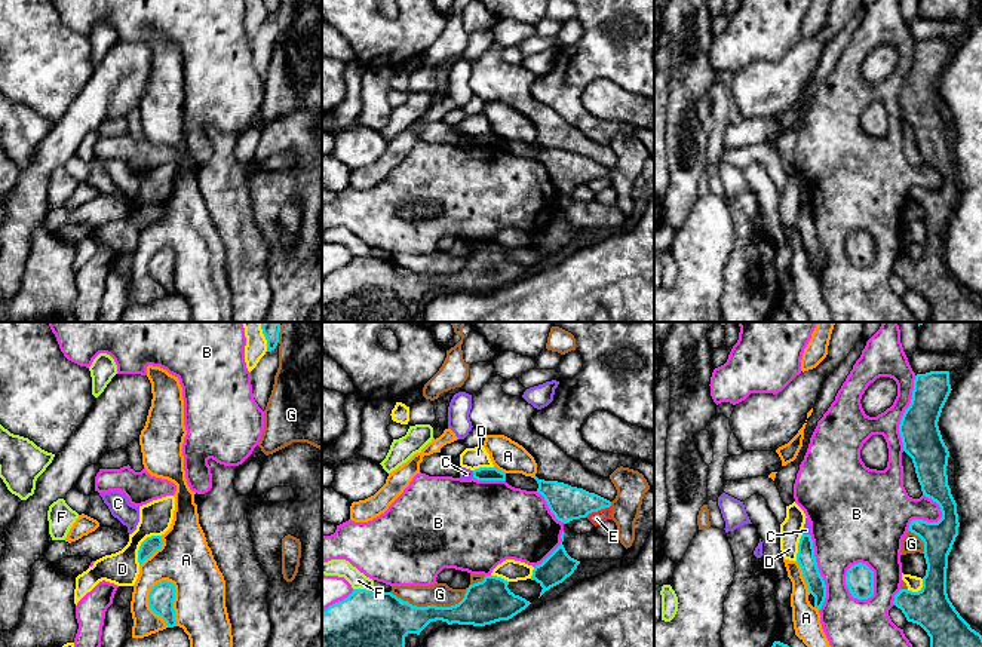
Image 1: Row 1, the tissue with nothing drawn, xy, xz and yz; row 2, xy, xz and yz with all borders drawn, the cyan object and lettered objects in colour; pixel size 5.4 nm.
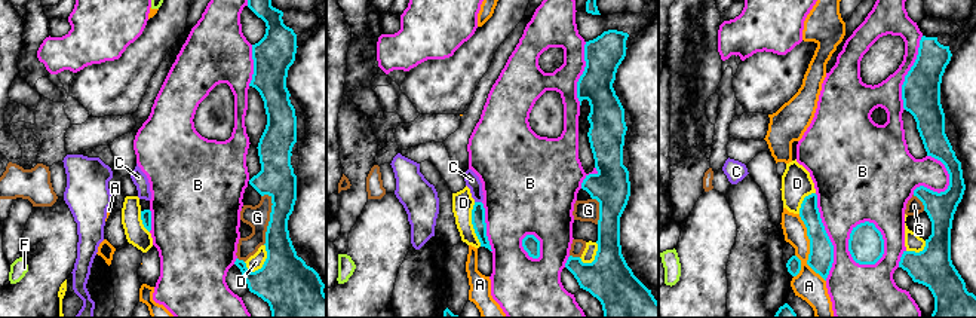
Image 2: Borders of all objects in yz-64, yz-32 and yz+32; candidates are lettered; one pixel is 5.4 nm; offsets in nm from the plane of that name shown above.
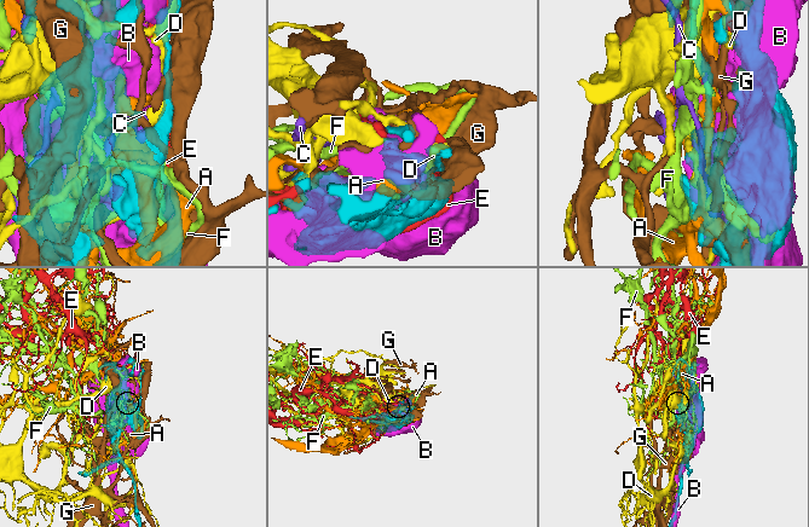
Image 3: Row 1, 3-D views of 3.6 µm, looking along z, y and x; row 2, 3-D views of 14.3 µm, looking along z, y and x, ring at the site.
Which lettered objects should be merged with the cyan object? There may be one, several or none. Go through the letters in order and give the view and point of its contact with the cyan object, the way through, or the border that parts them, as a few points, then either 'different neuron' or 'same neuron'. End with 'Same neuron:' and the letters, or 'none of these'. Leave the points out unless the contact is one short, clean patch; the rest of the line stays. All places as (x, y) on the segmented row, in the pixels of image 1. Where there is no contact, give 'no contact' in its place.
A: xy (172, 601) | different neuron
B: yz (872, 579) | different neuron
C: xz (473, 474) | along xz (470, 471), (473, 477) | different neuron
D: xy (141, 545) | different neuron
E: xz (597, 511) | different neuron
F: xz (364, 589) | different neuron
G: xz (439, 607) | different neuron
Same neuron: none of these

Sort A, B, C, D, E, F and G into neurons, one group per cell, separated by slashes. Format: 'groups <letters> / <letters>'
groups A / B / C / D / E / F / G

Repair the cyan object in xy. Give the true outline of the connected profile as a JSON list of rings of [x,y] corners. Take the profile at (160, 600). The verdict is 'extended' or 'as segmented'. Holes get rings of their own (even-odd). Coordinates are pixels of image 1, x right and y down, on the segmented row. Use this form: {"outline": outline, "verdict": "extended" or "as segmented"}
{"outline": [[[168,580],[154,585],[148,595],[150,608],[166,622],[168,628],[177,626],[174,600],[175,586]]], "verdict": "as segmented"}

